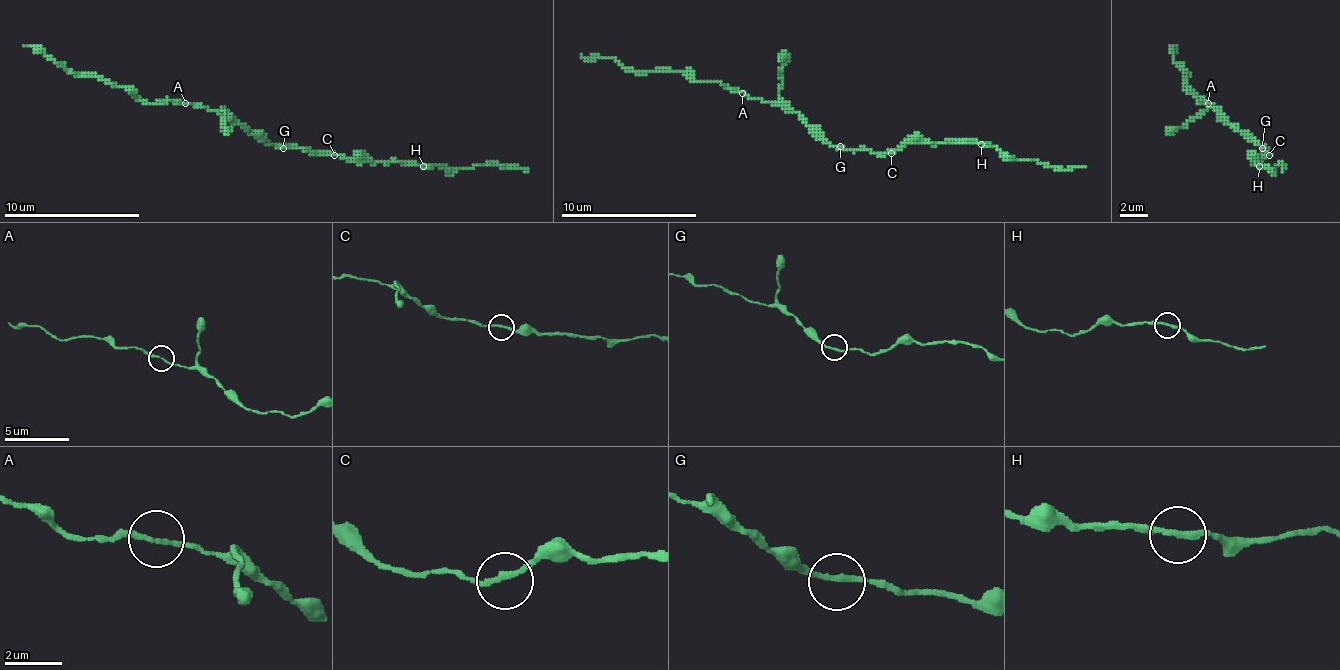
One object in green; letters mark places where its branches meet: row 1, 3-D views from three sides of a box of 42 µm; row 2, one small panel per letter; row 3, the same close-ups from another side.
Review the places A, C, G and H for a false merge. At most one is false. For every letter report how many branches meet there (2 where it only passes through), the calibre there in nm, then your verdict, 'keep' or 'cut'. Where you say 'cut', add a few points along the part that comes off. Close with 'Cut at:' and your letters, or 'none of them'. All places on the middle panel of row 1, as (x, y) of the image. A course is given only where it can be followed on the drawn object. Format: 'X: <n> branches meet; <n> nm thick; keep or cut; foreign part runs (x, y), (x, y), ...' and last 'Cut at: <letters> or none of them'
A: 2 branches meet; 160 nm thick; keep
C: 2 branches meet; 200 nm thick; keep
G: 2 branches meet; 180 nm thick; keep
H: 2 branches meet; 220 nm thick; cut; foreign part runs (980, 143), (1017, 160), (1065, 170), (1085, 167)
Cut at: H

